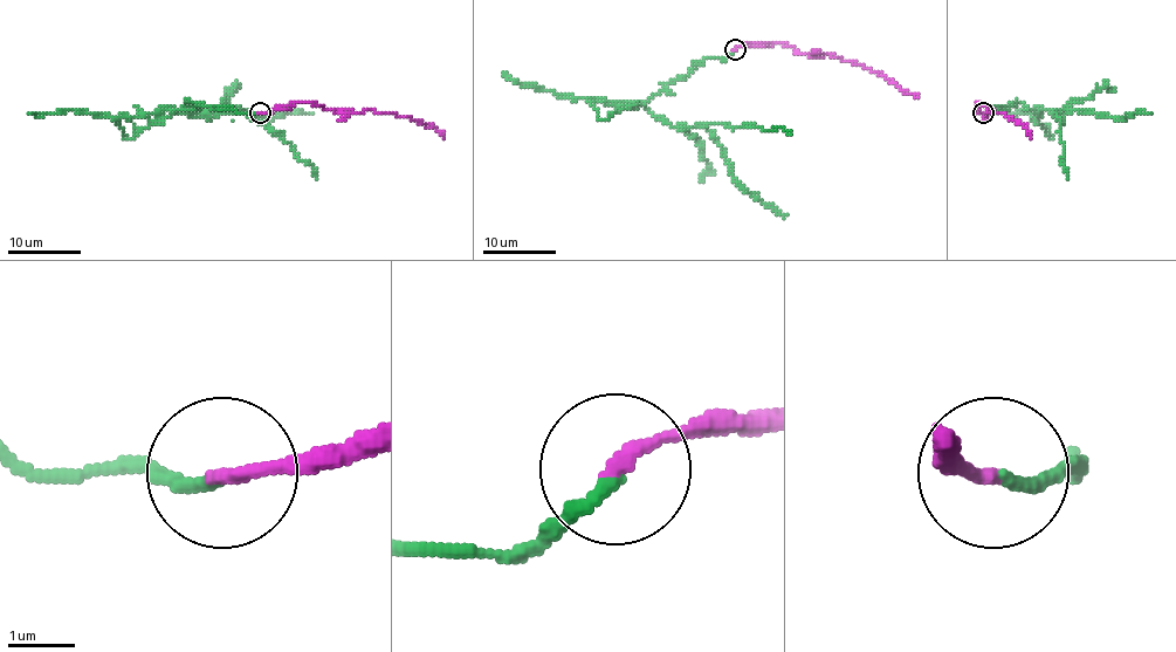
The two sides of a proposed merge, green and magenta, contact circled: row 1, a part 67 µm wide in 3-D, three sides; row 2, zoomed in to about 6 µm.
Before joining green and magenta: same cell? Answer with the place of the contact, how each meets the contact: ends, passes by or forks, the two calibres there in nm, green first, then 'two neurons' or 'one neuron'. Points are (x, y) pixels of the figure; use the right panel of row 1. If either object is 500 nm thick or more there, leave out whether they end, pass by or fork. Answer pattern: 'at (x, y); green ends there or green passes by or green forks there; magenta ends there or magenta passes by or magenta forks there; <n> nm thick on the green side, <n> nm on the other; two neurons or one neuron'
at (983, 112); green ends there; magenta ends there; 200 nm thick on the green side, 220 nm on the other; one neuron

